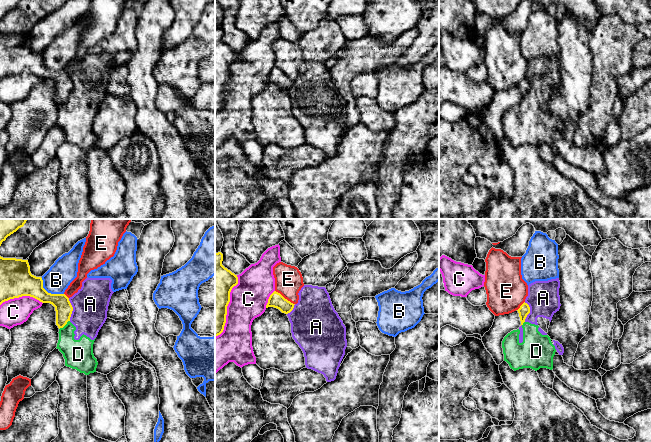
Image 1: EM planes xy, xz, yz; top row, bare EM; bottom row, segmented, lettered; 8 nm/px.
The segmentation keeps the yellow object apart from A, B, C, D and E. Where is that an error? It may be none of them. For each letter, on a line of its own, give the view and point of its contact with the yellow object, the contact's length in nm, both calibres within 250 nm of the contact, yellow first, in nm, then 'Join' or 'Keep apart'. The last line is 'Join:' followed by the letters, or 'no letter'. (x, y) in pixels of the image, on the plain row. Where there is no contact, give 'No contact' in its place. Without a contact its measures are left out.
A: Touches yellow at xy (72, 85). Shared border 180 nm. Thickness 140 nm (yellow) against 280 nm. Keep apart
B: Touches yellow at xy (49, 69). Shared border 220 nm. Thickness 220 nm (yellow) against 220 nm. Keep apart
C: Touches yellow at xy (21, 72). Shared border 340 nm. Thickness 260 nm (yellow) against 220 nm. Keep apart
D: Touches yellow at xy (64, 101). Shared border 120 nm. Thickness 140 nm (yellow) against 220 nm. Keep apart
E: Touches yellow at xz (284, 74). Shared border 200 nm. Thickness 120 nm (yellow) against 220 nm. Keep apart
Join: no letter

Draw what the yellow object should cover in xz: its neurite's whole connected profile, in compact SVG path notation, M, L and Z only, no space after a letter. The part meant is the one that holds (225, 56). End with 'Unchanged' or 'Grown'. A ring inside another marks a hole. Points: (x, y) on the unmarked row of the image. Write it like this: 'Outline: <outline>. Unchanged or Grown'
Outline: M215 29L215 113L220 111L226 99L230 68L238 60L238 53L222 41L223 30Z. Unchanged

